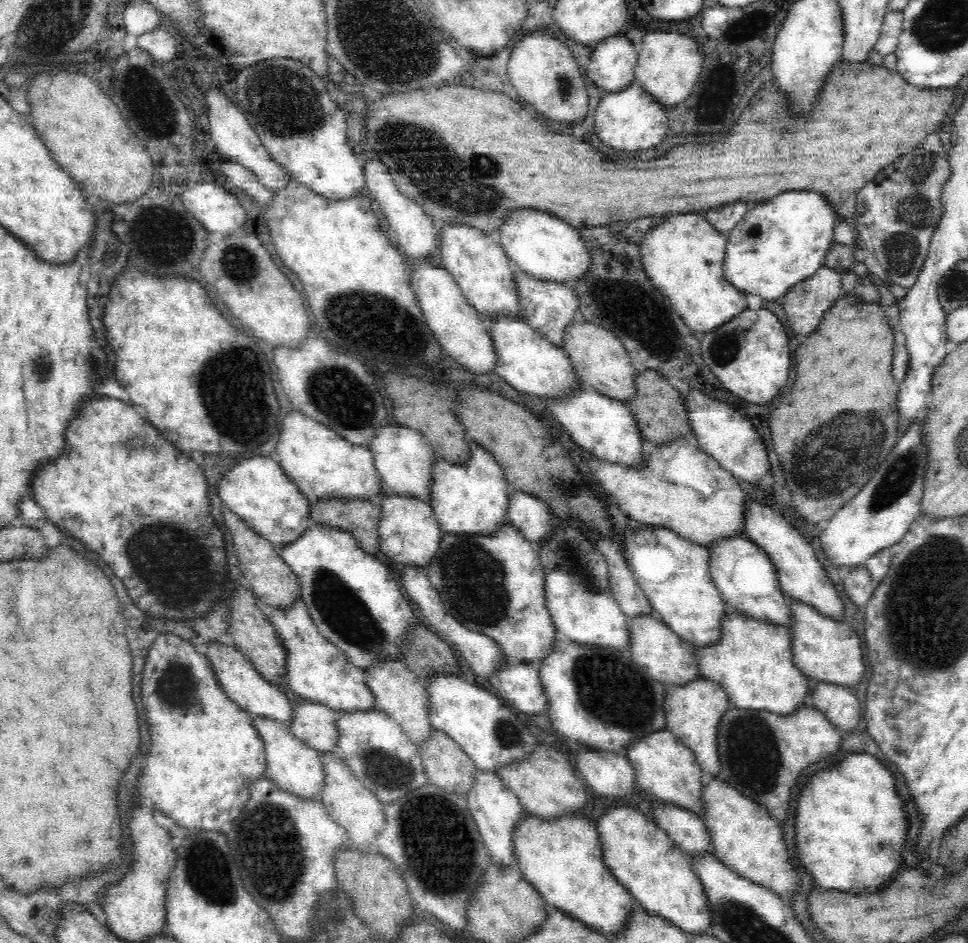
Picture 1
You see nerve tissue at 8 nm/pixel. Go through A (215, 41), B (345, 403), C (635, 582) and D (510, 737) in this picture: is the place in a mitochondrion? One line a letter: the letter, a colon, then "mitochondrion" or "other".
A: other
B: mitochondrion
C: other
D: mitochondrion

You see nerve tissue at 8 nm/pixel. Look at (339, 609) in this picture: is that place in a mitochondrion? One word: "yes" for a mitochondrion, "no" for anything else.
yes

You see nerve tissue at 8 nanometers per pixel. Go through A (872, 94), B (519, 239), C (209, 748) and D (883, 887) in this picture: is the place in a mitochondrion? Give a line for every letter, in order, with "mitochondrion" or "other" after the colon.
A: other
B: other
C: other
D: other

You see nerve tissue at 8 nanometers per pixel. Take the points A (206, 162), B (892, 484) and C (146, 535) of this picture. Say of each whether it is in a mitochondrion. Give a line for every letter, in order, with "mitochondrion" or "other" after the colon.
A: other
B: mitochondrion
C: mitochondrion

